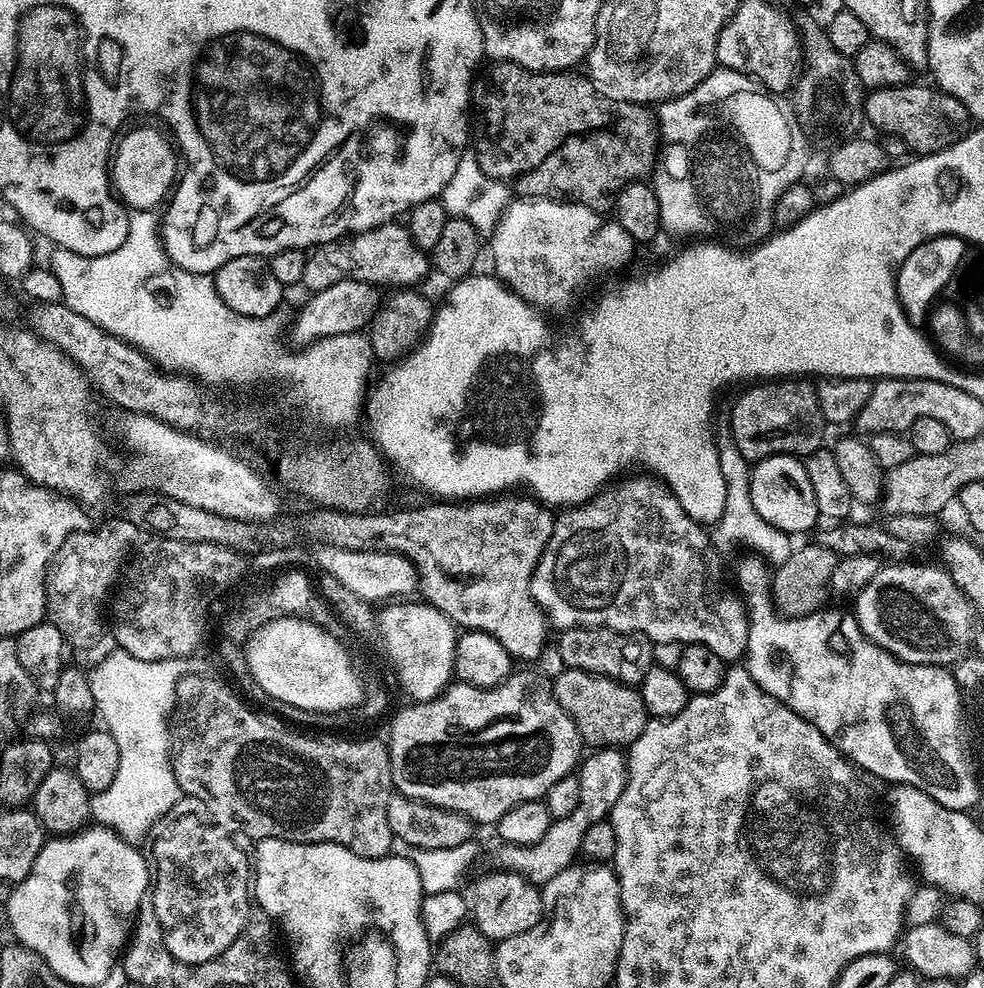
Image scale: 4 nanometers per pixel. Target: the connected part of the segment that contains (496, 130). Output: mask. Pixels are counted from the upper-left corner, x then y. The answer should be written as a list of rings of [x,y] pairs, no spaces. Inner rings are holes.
[[[492,62],[487,66],[489,68],[484,73],[481,71],[472,81],[470,116],[474,121],[474,151],[476,161],[478,162],[478,166],[482,166],[482,170],[486,170],[486,174],[490,174],[490,178],[511,182],[514,188],[514,183],[516,183],[516,188],[520,191],[517,193],[523,194],[528,198],[552,197],[565,202],[585,204],[587,208],[592,208],[594,211],[604,214],[609,211],[615,193],[628,184],[647,177],[653,171],[652,163],[657,163],[658,160],[658,128],[654,123],[653,113],[651,116],[648,113],[651,111],[647,107],[631,104],[630,102],[622,102],[614,98],[606,98],[606,94],[599,92],[592,84],[592,81],[583,75],[580,75],[581,77],[572,76],[576,74],[569,74],[567,71],[531,72],[528,68],[523,68],[517,64],[506,64],[503,62]]]

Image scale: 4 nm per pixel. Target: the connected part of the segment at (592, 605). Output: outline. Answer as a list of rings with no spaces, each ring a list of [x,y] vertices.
[[[647,479],[630,480],[618,488],[601,491],[588,503],[561,511],[555,517],[552,537],[530,582],[533,598],[560,630],[581,627],[641,632],[655,643],[679,640],[684,645],[705,644],[725,662],[739,661],[736,659],[748,651],[747,607],[733,585],[724,581],[720,560],[715,550],[708,548],[710,536],[705,525],[690,518],[675,494],[659,479]]]

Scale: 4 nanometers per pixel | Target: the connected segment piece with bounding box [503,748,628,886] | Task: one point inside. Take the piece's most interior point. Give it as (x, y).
(605, 770)

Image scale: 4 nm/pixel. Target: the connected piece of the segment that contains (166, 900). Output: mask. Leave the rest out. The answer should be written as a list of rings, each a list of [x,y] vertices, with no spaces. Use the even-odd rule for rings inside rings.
[[[187,814],[173,819],[173,824],[153,842],[152,856],[150,852],[154,865],[150,895],[159,925],[162,926],[163,944],[171,956],[182,964],[201,964],[221,956],[250,922],[252,907],[254,872],[250,867],[250,856],[238,850],[225,829],[212,822],[203,824],[193,816]]]

